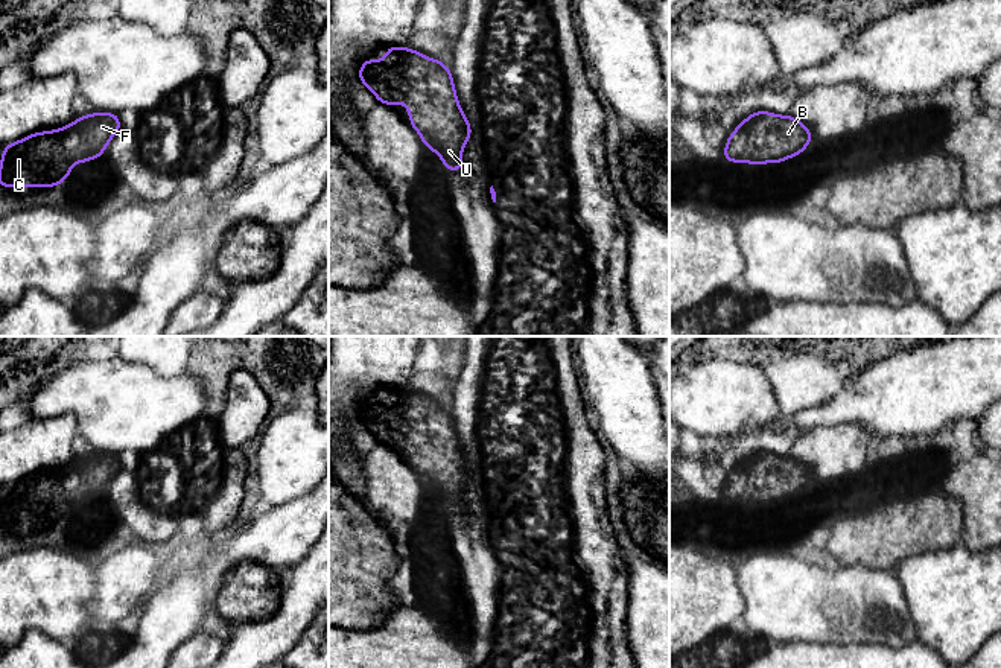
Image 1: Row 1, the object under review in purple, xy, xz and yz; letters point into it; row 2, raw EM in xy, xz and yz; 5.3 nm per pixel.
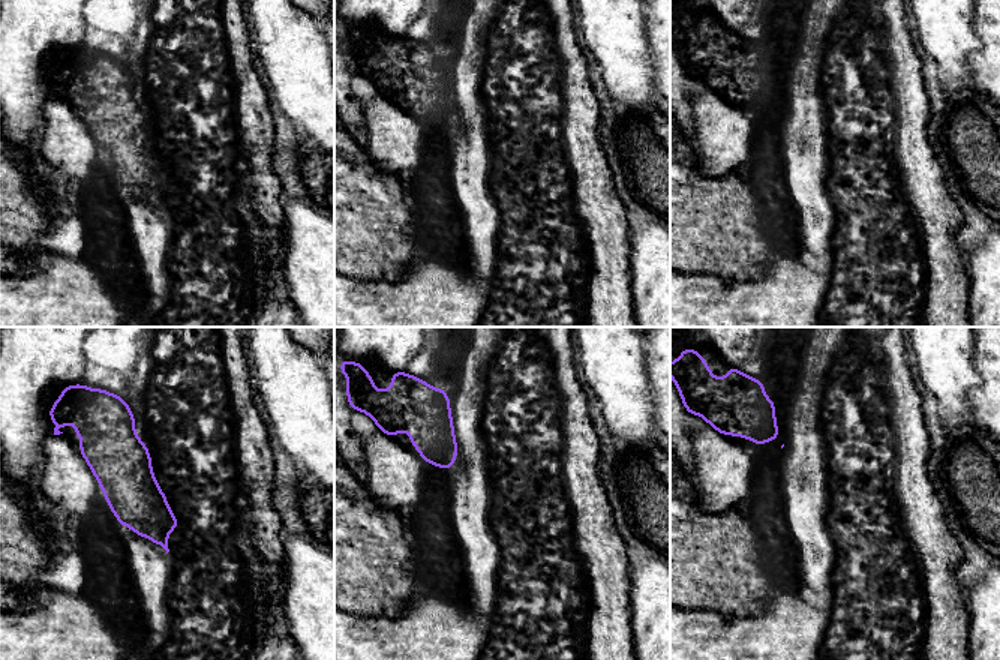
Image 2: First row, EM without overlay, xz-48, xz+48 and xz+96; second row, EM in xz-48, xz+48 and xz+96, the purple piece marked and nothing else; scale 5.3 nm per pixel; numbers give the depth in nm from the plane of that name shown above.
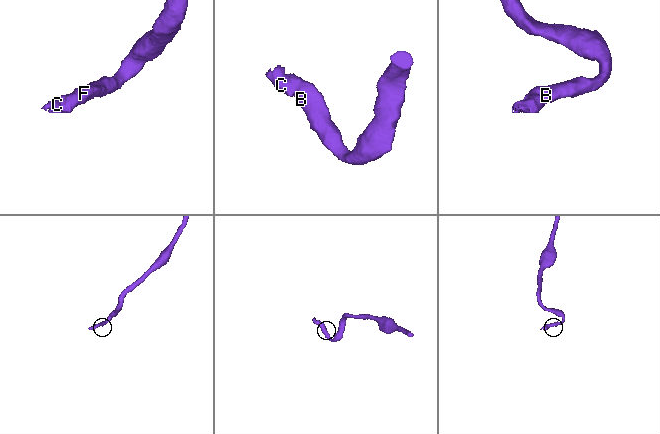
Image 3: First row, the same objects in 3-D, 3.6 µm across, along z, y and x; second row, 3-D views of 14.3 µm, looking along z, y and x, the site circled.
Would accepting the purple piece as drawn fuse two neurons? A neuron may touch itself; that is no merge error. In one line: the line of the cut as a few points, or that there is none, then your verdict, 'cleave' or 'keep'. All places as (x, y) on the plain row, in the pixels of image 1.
cut none; keep

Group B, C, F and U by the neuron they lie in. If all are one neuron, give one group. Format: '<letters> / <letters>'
B C F U

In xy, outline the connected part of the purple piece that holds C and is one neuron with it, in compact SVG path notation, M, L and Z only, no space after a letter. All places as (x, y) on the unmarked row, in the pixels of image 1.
M93 453L55 472L33 473L3 487L0 528L55 528L76 504L102 498L122 470L117 453Z

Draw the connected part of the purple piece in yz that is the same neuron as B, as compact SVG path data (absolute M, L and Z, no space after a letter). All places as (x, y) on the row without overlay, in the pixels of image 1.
M756 450L730 473L724 502L753 507L782 504L802 495L811 482L809 469L791 455L777 456Z

